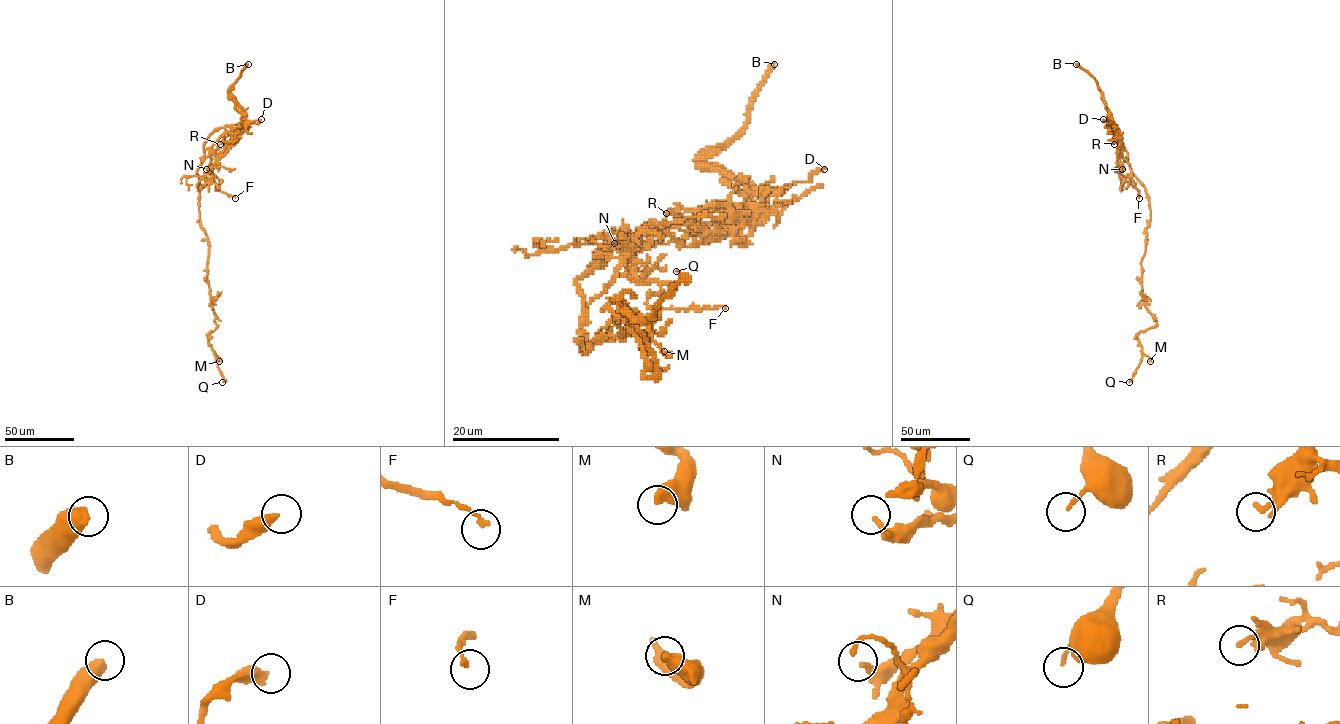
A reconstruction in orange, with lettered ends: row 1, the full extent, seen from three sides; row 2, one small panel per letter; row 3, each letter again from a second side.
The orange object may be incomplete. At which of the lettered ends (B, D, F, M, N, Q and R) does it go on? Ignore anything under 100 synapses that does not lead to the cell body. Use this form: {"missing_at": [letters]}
{"missing_at": ["B"]}

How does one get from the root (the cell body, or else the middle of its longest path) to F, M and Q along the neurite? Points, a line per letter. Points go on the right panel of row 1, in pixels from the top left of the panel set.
F: (1150, 211), (1145, 186), (1129, 165), (1139, 198)
M: (1150, 211), (1141, 262), (1141, 285), (1145, 307), (1156, 324), (1137, 334), (1142, 351), (1151, 359), (1150, 361)
Q: (1150, 211), (1141, 262), (1141, 285), (1145, 307), (1156, 324), (1137, 334), (1142, 357), (1129, 382)

